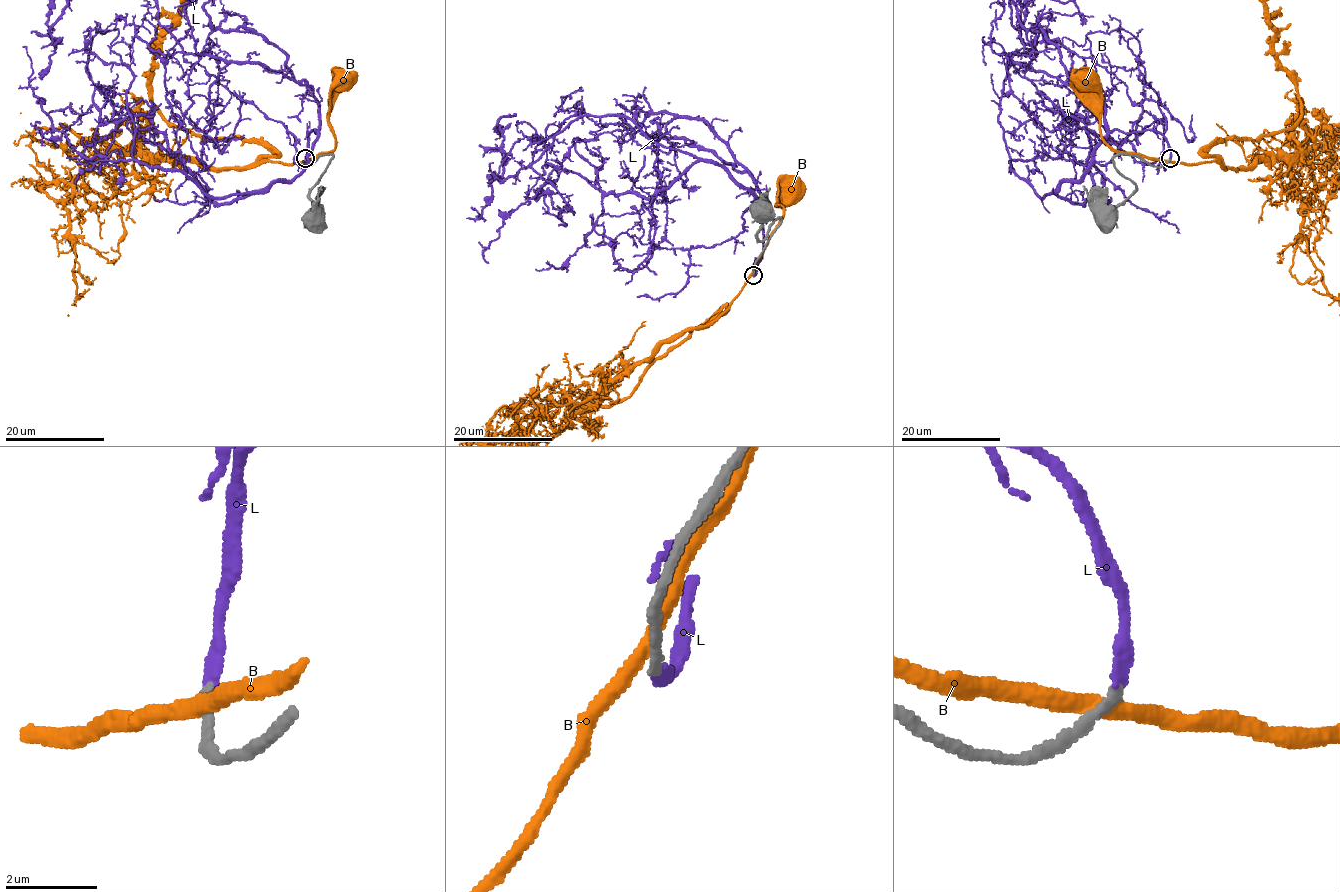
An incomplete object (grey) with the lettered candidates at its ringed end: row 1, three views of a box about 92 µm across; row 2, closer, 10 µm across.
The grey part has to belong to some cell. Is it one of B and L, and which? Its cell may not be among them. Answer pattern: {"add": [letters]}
{"add": ["L"]}

